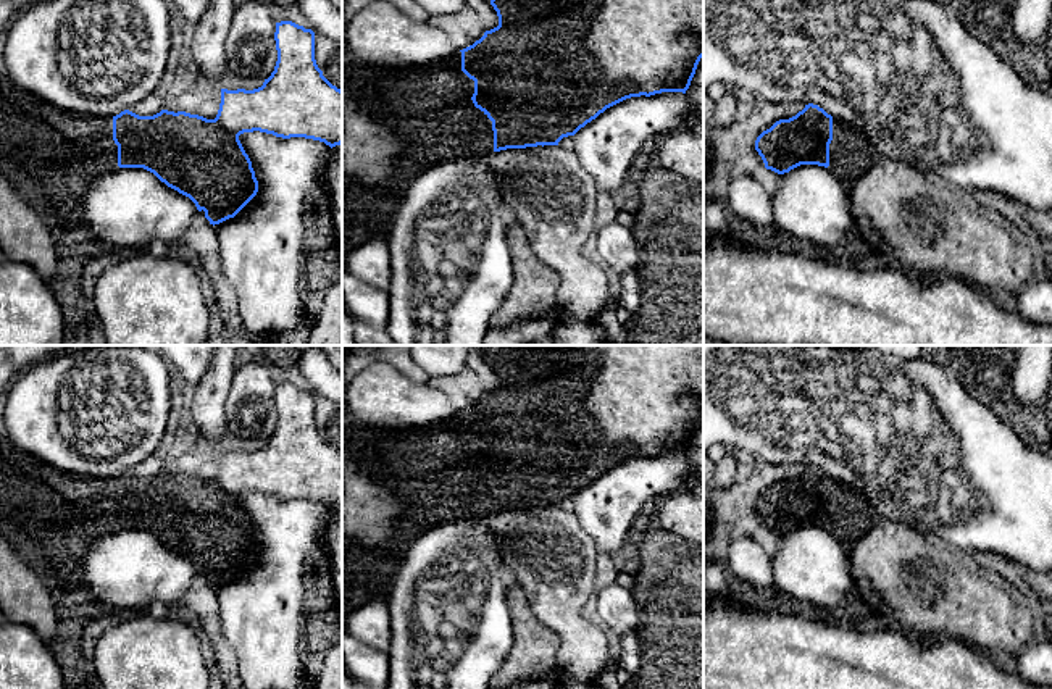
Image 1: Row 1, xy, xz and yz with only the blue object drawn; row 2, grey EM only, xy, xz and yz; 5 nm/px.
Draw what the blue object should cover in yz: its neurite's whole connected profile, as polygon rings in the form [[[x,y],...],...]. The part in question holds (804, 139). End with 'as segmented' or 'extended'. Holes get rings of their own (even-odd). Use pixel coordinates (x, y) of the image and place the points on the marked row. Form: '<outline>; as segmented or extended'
[[[808,103],[789,119],[776,121],[755,140],[765,168],[778,174],[800,165],[828,168],[850,190],[878,157],[876,147],[854,126]]]; extended

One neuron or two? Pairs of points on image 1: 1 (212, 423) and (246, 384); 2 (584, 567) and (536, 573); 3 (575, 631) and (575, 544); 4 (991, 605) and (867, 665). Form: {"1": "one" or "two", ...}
{"1": "two", "2": "one", "3": "one", "4": "two"}

